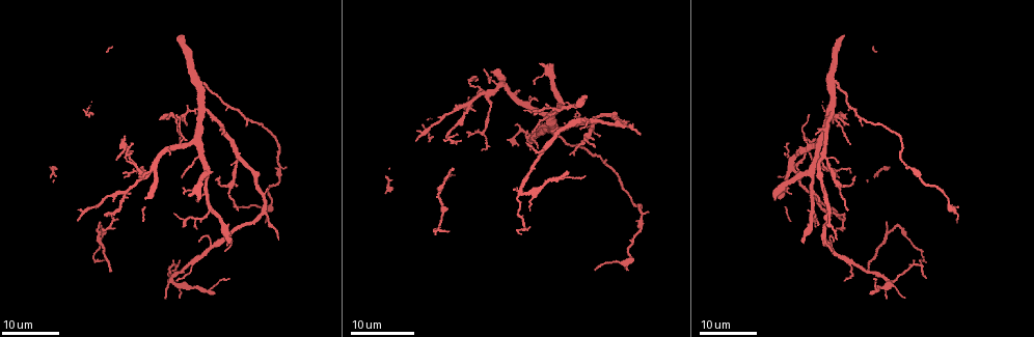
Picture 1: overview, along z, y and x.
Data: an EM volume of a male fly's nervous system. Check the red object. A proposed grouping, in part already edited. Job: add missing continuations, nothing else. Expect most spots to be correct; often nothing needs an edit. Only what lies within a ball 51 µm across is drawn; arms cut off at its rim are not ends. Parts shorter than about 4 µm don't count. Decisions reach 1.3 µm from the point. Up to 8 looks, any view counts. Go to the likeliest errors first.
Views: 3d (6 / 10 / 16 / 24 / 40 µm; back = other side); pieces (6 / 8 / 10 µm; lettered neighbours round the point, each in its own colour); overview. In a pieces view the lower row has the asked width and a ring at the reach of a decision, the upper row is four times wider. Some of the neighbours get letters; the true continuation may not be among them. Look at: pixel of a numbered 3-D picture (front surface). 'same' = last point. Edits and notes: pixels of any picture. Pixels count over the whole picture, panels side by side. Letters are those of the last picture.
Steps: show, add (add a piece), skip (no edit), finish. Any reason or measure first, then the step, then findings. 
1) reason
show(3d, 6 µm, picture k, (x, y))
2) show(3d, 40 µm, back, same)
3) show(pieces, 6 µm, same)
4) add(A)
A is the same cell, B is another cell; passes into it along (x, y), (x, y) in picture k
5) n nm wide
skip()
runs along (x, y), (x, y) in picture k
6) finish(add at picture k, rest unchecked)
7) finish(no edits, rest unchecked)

show(3d, 16 µm, picture 1, (845, 208))

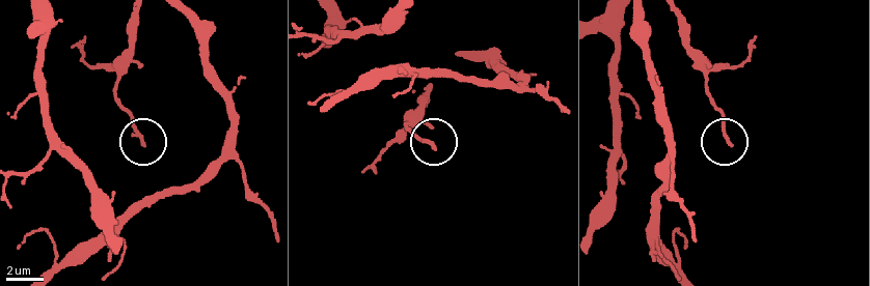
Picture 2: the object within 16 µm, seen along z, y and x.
show(pieces, 6 µm, picture 2, (142, 145))

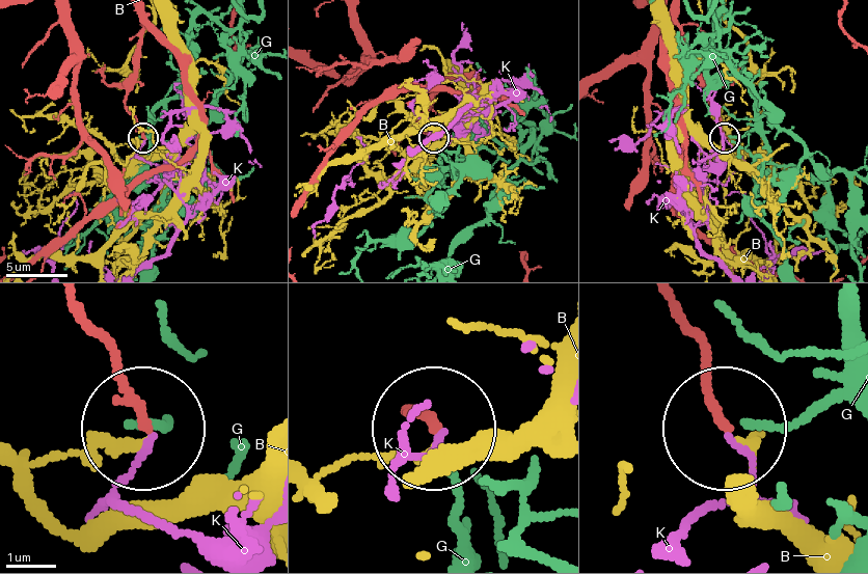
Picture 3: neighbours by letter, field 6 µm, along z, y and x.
skip()
B, G and K are other cells; runs along (81, 306), (143, 426) in picture 3; none of them fits

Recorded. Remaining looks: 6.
tapers out
show(3d, 24 µm, picture 1, (814, 224))

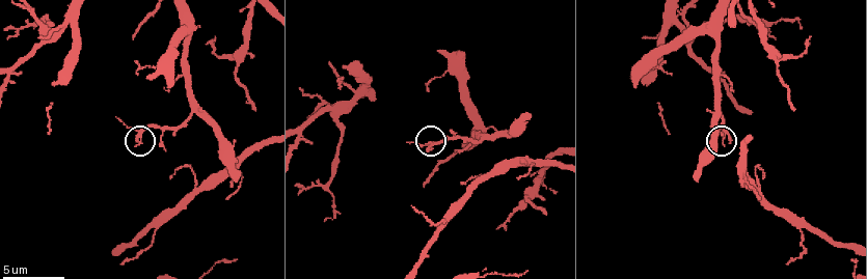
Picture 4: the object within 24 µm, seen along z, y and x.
show(pieces, 10 µm, picture 4, (724, 145))

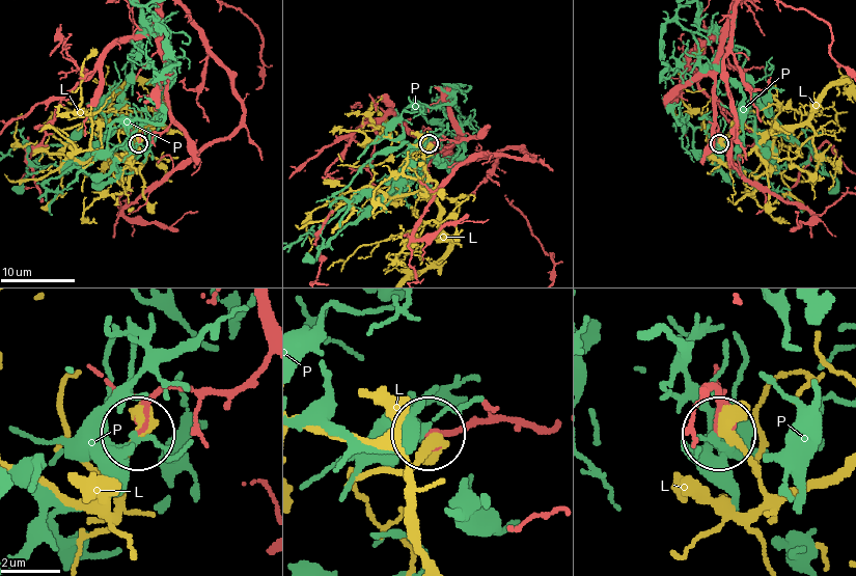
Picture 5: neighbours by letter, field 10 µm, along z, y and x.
150 nm wide
skip()
L and P are other cells; runs along (554, 423), (532, 429), (480, 420), (431, 433) in picture 5; no lettered piece goes on from it

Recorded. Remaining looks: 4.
branch stops here
show(pieces, 8 µm, picture 4, (807, 39))

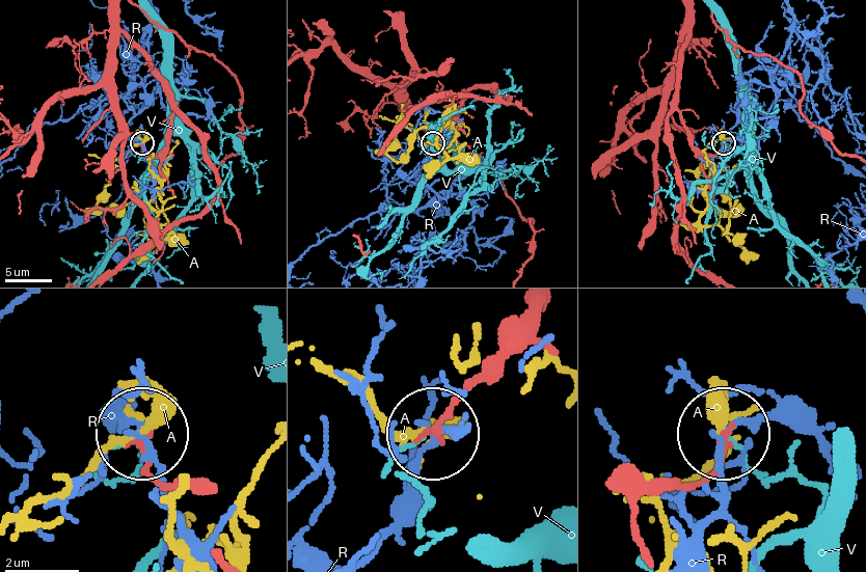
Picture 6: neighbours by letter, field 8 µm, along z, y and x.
130 nm wide
skip()
A, R and V are other cells; runs along (636, 477), (654, 486), (700, 480), (715, 467), (719, 433) in picture 6; none of them fits

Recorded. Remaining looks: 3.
thin end
show(3d, 16 µm, picture 1, (536, 146))

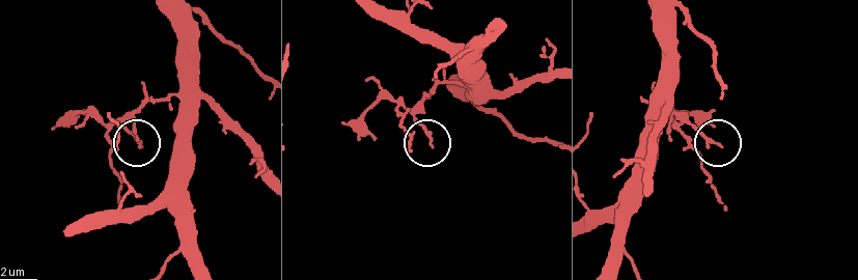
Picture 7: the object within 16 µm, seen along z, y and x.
show(pieces, 8 µm, picture 7, (432, 144))

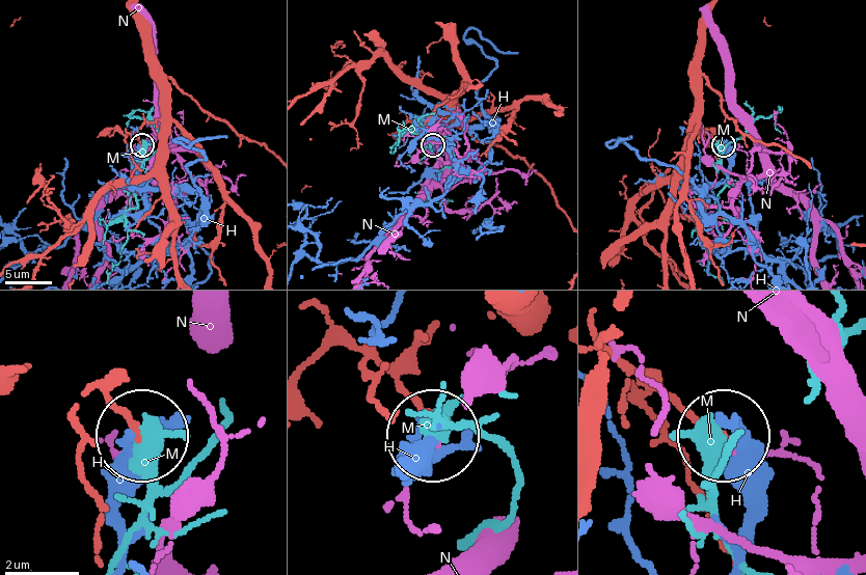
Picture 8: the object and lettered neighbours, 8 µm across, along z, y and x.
160 nm wide
skip()
H, M and N are other cells; none of them fits

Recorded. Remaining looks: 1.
finish(no edits, rest unchecked)

